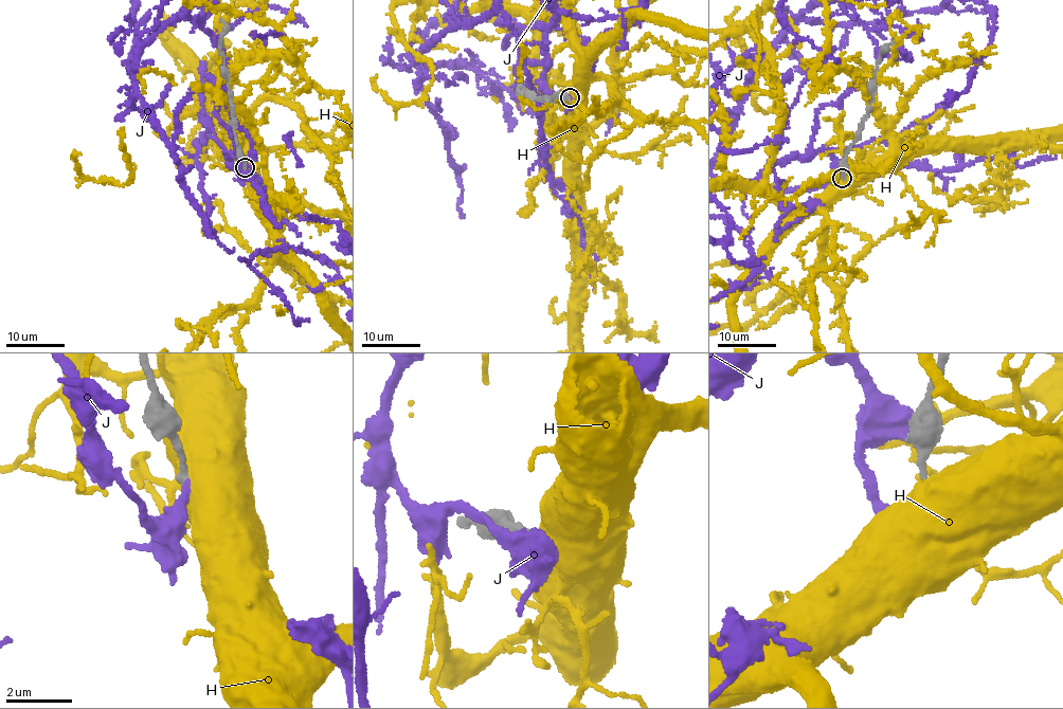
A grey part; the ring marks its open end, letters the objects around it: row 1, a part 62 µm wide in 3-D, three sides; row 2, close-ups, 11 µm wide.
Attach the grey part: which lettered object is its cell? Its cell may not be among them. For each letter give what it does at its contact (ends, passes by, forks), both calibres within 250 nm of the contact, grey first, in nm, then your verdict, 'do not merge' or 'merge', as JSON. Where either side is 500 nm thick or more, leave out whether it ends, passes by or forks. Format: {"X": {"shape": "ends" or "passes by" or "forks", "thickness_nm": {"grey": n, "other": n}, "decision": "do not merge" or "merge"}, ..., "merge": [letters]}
{"H": {"thickness_nm": {"grey": 200, "other": 750}, "decision": "do not merge"}, "J": {"shape": "ends", "thickness_nm": {"grey": 200, "other": 180}, "decision": "do not merge"}, "merge": []}

